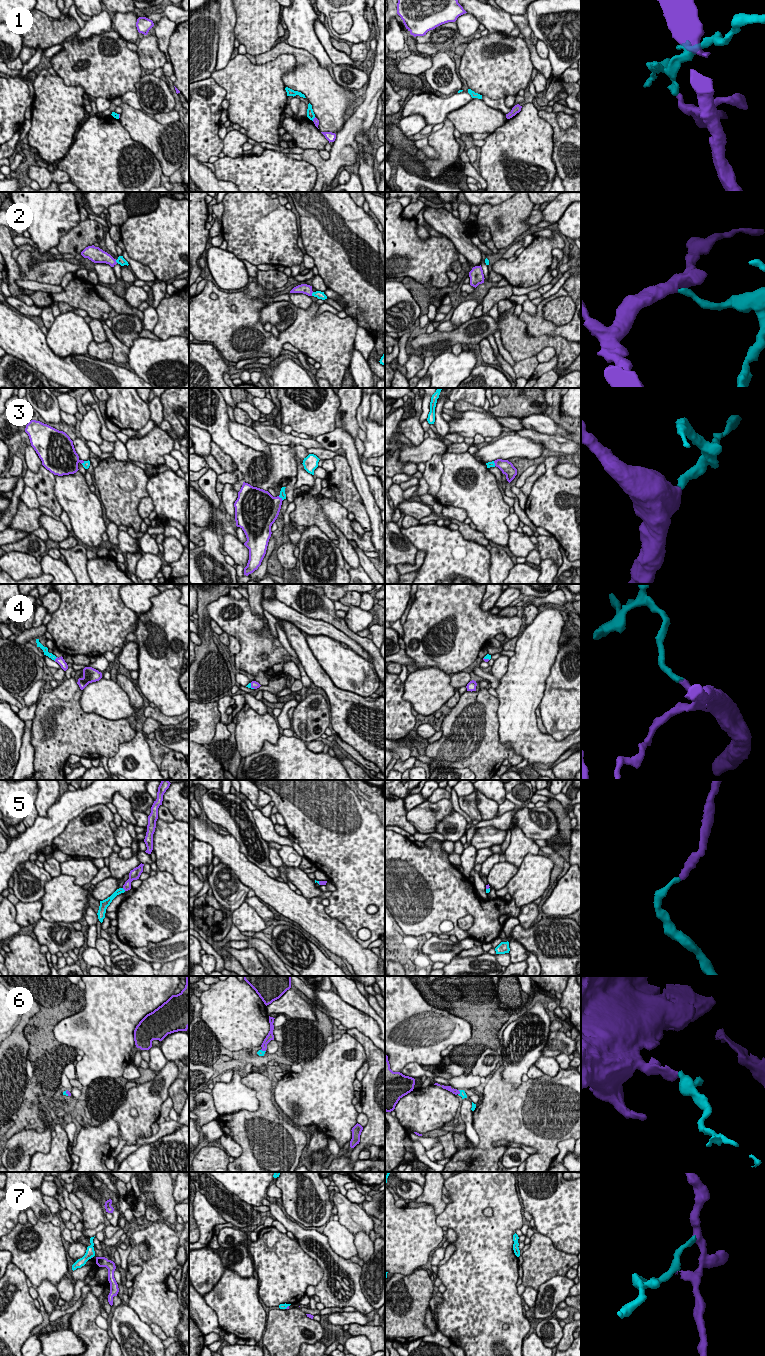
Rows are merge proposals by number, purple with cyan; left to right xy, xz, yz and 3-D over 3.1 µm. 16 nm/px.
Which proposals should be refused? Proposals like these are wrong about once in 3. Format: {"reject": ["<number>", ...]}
{"reject": ["1", "7"]}

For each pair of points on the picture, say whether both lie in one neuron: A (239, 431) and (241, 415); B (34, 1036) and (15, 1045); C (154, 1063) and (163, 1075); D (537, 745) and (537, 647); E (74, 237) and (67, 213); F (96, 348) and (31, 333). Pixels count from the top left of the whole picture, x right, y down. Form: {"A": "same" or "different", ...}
{"A": "different", "B": "different", "C": "different", "D": "same", "E": "different", "F": "different"}

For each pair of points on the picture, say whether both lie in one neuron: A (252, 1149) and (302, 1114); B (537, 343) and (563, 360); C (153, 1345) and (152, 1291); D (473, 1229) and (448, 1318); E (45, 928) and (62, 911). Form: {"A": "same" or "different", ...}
{"A": "different", "B": "same", "C": "different", "D": "same", "E": "different"}

